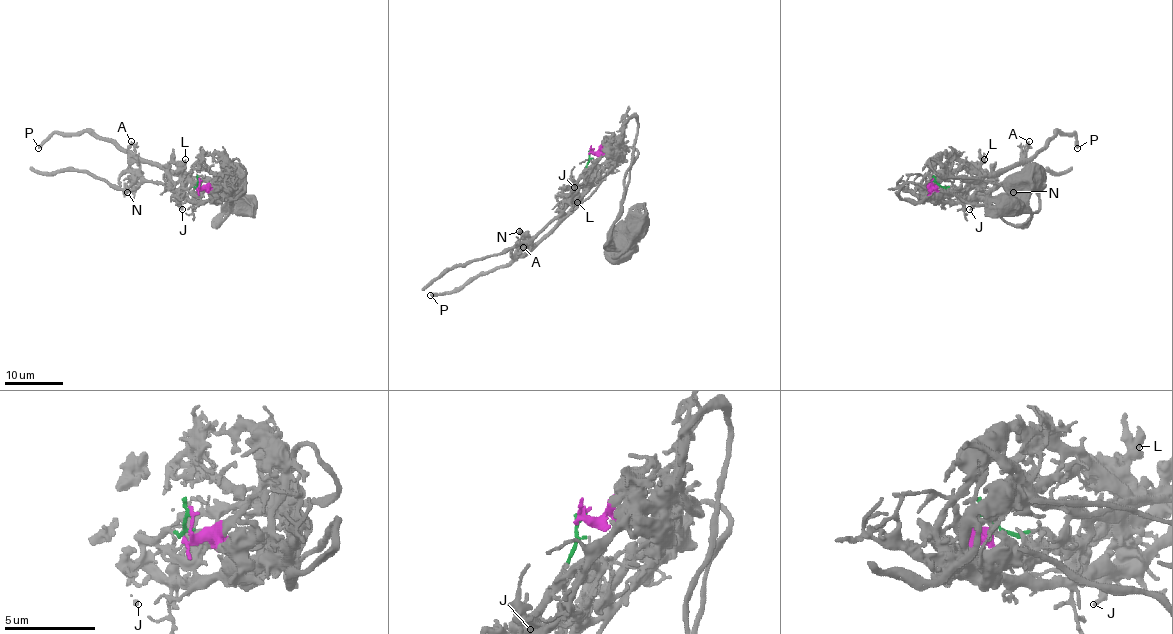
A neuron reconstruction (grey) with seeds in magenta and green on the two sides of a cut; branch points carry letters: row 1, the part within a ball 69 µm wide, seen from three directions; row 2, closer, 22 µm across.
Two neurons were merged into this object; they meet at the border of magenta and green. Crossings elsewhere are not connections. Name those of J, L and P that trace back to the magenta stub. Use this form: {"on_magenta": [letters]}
{"on_magenta": []}

